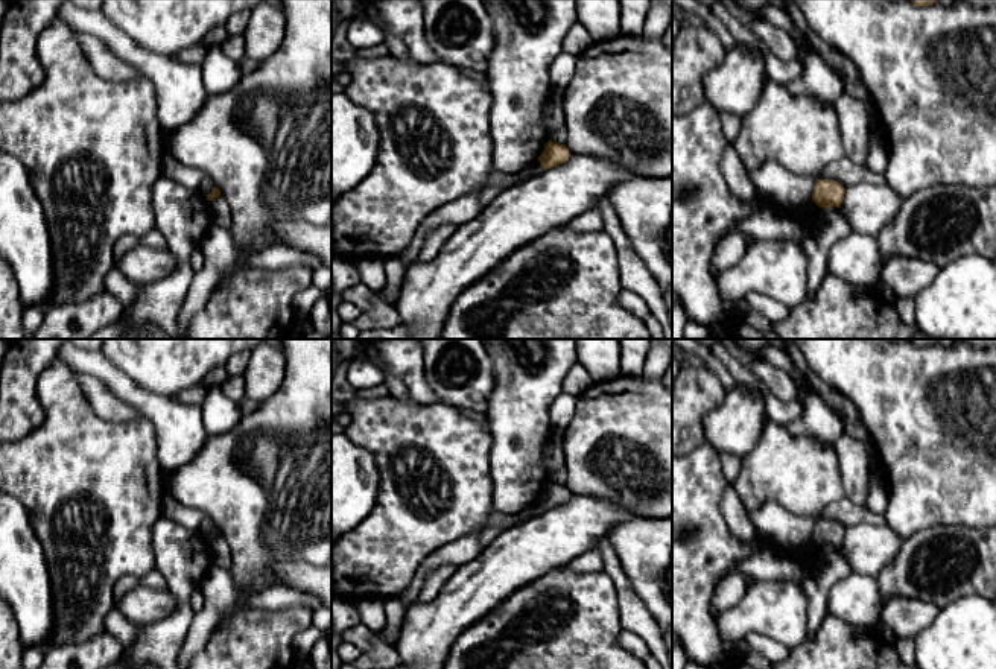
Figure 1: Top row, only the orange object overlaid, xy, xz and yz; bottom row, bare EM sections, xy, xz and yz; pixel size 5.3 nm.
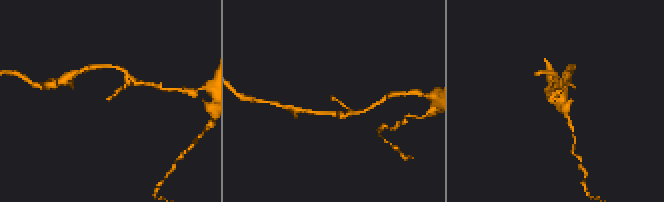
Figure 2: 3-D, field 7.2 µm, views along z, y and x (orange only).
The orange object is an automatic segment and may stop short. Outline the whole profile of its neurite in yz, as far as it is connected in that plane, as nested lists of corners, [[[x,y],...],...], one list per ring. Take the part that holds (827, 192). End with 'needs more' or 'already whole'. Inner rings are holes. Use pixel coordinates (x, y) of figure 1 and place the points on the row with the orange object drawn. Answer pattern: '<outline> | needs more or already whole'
[[[817,179],[812,201],[820,207],[839,207],[845,189],[835,179]]] | already whole

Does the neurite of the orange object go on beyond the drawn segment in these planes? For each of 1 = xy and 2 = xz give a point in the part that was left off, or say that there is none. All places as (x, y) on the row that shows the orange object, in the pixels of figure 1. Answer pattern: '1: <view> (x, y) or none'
1: none
2: none

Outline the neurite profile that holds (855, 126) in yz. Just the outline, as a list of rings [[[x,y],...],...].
[[[844,93],[832,105],[839,120],[845,157],[855,164],[865,164],[873,132],[865,103]]]

